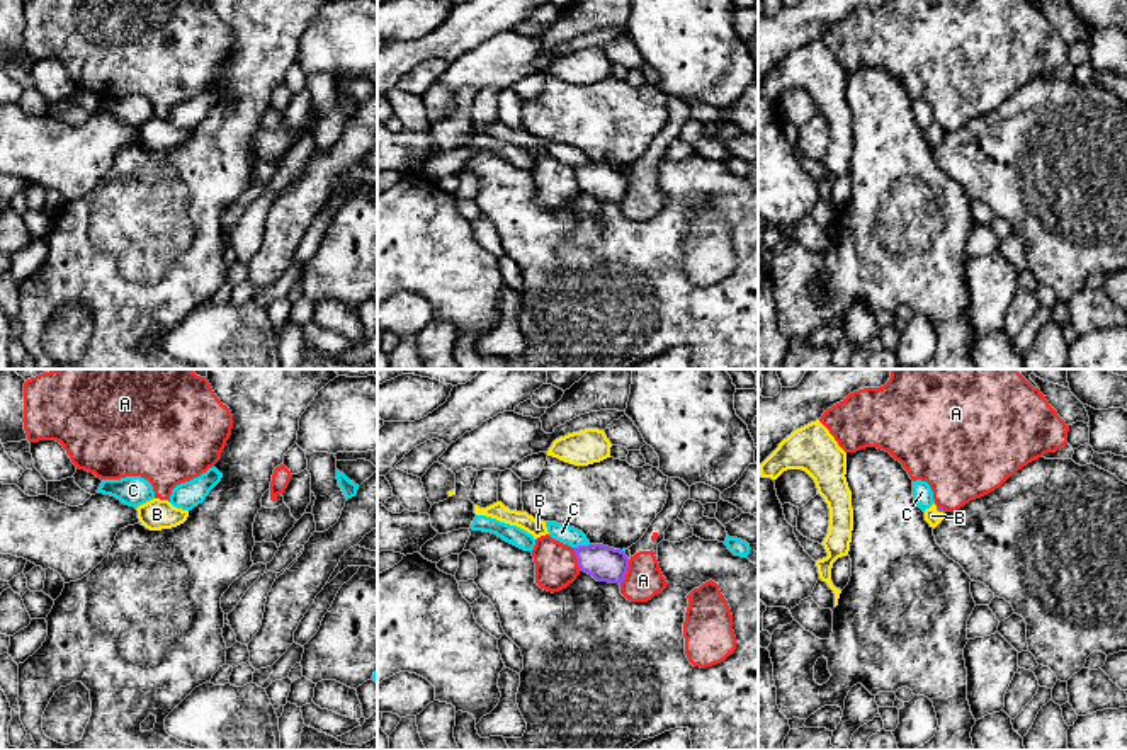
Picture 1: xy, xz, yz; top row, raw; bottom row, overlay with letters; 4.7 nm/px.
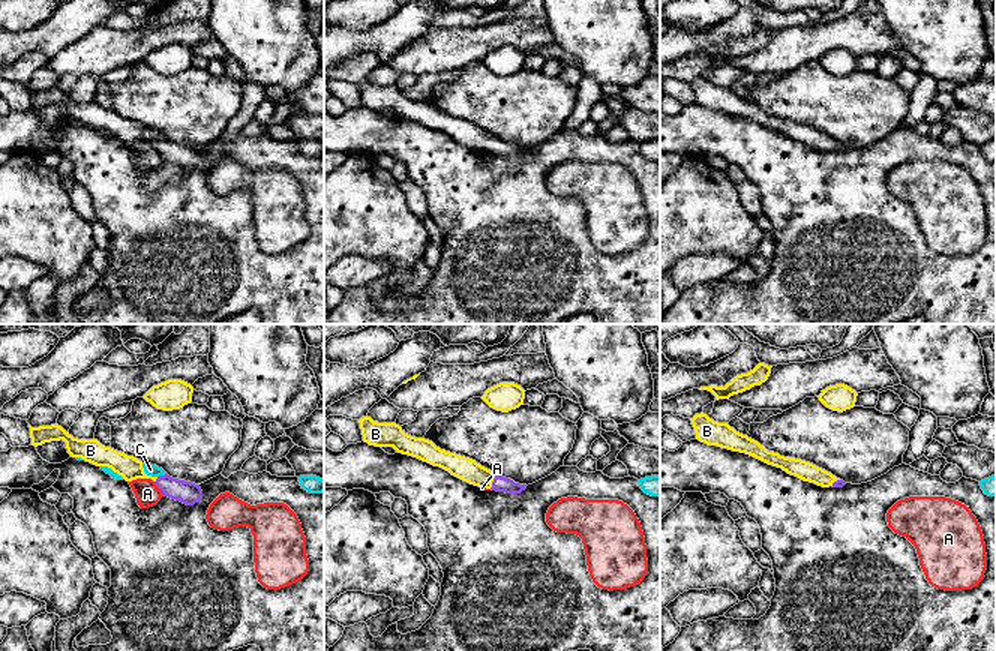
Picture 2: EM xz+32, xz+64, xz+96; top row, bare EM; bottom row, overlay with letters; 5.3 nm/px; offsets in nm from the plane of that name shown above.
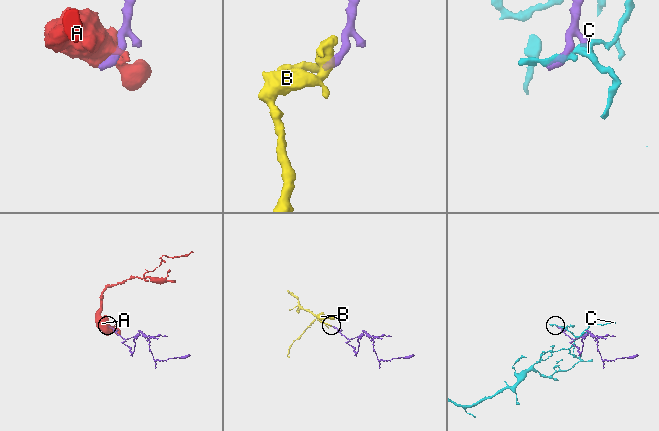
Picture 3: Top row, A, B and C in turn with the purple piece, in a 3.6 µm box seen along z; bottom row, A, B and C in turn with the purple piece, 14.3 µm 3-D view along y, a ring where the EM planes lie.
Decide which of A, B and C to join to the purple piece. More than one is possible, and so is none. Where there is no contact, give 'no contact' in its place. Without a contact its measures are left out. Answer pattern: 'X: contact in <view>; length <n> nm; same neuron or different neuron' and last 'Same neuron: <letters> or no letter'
A: contact in xz; length 130 nm; different neuron
B: contact in yz; length 60 nm; same neuron
C: contact in xz; length 80 nm; different neuron
Same neuron: B

